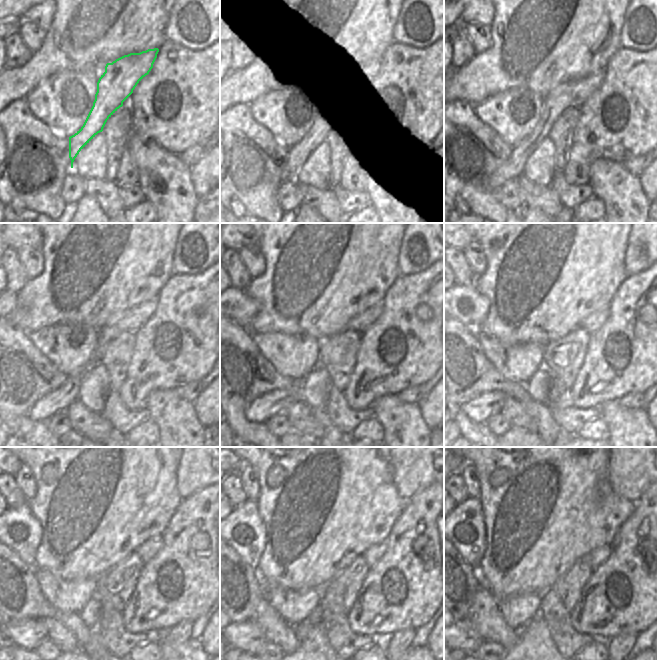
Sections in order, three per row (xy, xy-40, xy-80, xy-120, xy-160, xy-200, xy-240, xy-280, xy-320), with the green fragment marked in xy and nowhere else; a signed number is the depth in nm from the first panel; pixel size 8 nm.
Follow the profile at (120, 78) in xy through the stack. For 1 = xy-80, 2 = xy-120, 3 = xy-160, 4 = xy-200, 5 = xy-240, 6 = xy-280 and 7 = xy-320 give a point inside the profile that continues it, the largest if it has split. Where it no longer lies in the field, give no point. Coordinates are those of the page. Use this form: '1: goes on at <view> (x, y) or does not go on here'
1: goes on at xy-80 (559, 99)
2: goes on at xy-120 (58, 400)
3: goes on at xy-160 (266, 406)
4: goes on at xy-200 (480, 409)
5: goes on at xy-240 (27, 634)
6: goes on at xy-280 (247, 636)
7: goes on at xy-320 (465, 638)

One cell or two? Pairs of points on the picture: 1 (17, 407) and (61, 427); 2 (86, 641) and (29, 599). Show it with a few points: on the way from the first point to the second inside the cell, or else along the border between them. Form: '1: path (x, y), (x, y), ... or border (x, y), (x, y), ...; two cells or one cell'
1: border (44, 421), (46, 426), (57, 436); two cells
2: path (75, 626), (68, 619), (44, 609); one cell

